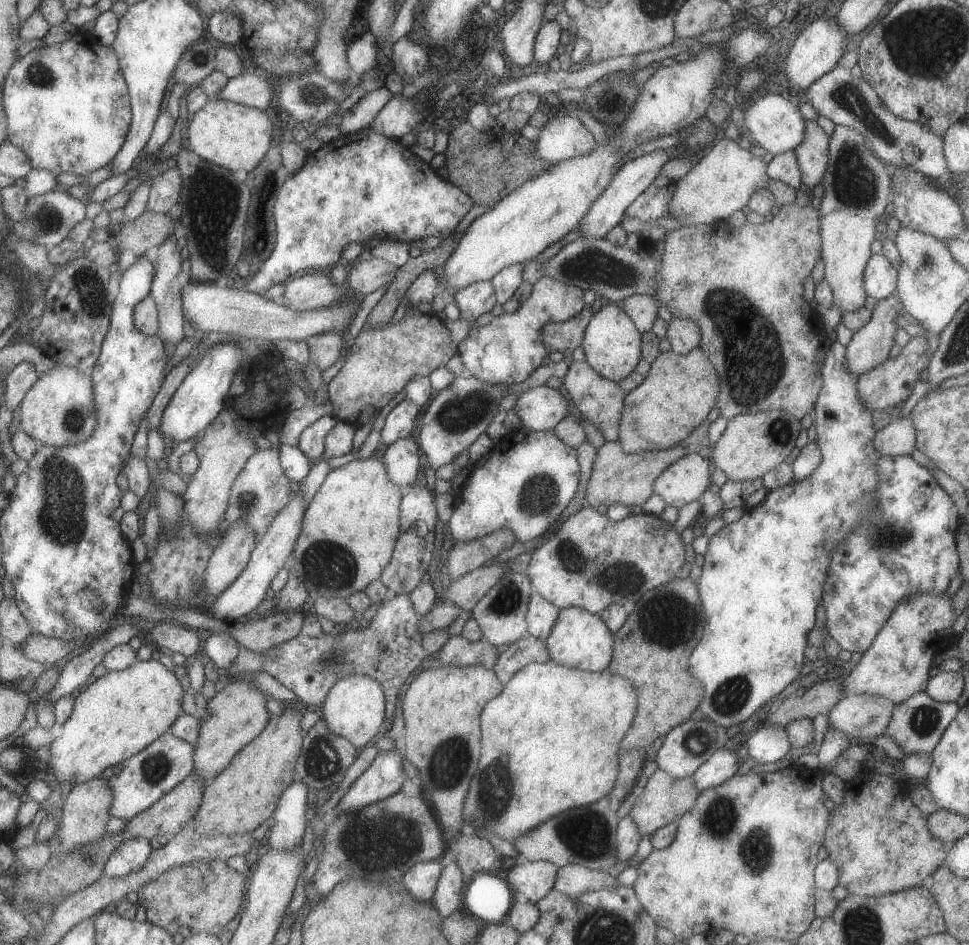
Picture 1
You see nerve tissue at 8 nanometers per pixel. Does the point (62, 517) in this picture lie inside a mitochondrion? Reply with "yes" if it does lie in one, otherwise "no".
yes

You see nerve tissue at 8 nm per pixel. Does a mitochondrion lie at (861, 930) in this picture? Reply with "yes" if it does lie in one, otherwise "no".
yes

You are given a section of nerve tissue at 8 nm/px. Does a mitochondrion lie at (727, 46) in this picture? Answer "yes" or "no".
no

